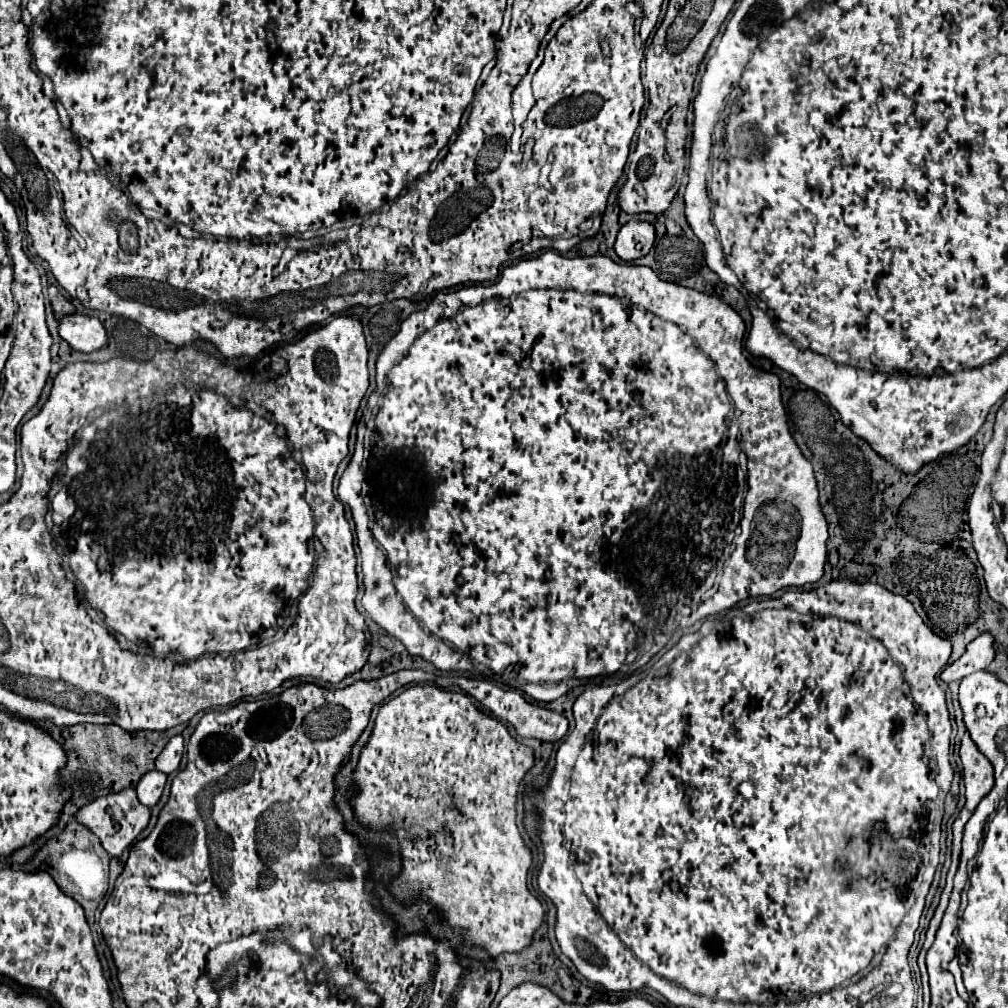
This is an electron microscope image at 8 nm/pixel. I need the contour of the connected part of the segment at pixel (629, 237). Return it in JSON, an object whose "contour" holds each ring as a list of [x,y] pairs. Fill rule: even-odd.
{"contour":[[[629,221],[621,227],[617,241],[615,241],[615,253],[623,261],[633,261],[649,253],[649,249],[655,243],[655,227],[649,221]]]}

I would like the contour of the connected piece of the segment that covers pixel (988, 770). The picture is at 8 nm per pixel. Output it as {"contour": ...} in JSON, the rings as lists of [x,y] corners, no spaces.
{"contour":[[[969,733],[963,735],[961,741],[961,763],[963,763],[963,781],[965,781],[965,797],[967,803],[961,809],[961,813],[957,815],[955,823],[953,823],[953,863],[947,875],[947,881],[951,883],[957,865],[959,865],[959,853],[961,853],[961,837],[963,837],[963,829],[965,823],[969,821],[969,817],[973,815],[975,807],[979,805],[979,801],[991,791],[993,787],[993,765],[991,761],[977,749],[977,745],[973,745],[973,739],[969,737]]]}

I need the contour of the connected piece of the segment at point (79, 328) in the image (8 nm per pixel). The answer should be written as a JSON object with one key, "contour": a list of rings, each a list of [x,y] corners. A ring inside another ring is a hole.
{"contour":[[[73,313],[61,319],[59,335],[77,351],[91,353],[107,345],[107,331],[95,315]]]}

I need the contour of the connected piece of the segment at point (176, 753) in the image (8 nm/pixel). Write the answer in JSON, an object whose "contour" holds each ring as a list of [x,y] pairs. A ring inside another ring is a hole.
{"contour":[[[175,735],[167,747],[161,751],[161,755],[157,757],[155,761],[155,767],[163,773],[173,773],[179,769],[179,763],[181,763],[181,755],[183,755],[183,749],[185,749],[185,741],[181,735]]]}

